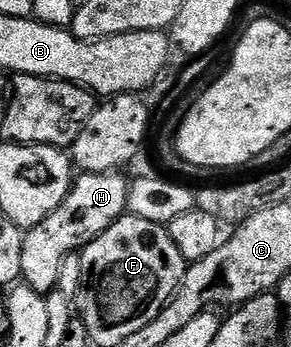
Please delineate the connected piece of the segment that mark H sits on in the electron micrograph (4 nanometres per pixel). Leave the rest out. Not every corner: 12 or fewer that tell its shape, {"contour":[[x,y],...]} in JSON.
{"contour":[[84,172],[23,235],[22,280],[57,289],[60,266],[127,215],[131,181]]}

